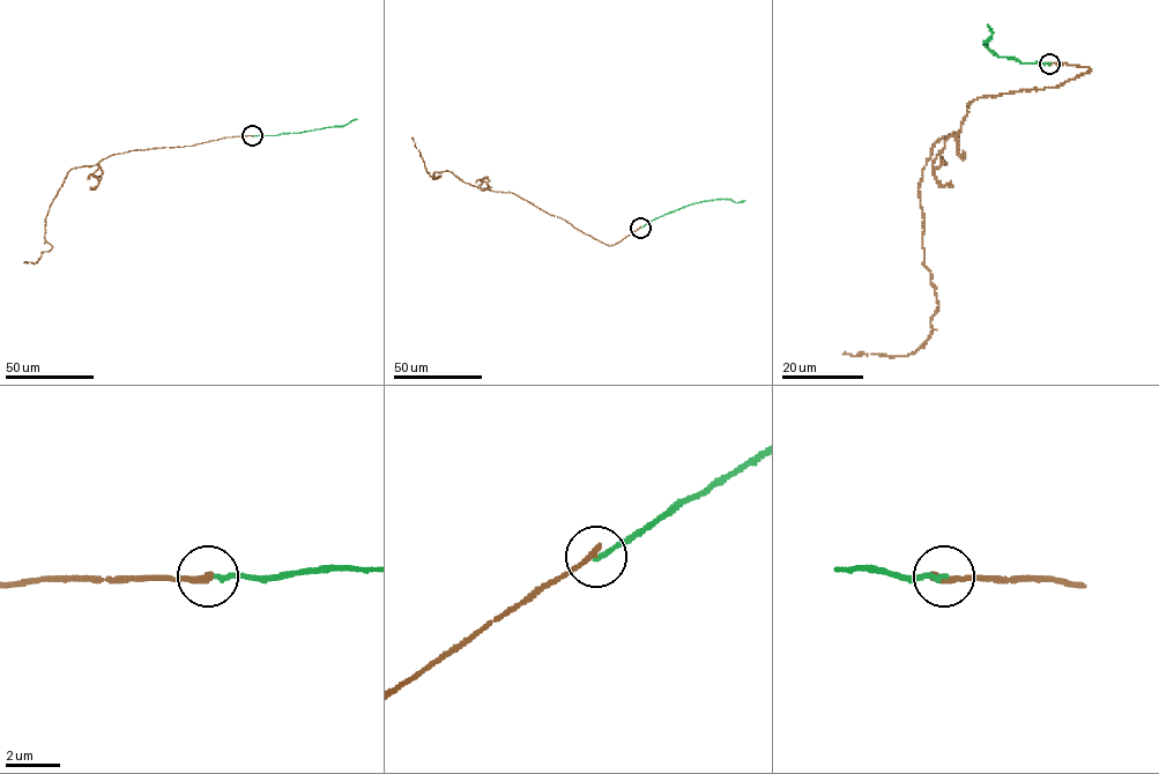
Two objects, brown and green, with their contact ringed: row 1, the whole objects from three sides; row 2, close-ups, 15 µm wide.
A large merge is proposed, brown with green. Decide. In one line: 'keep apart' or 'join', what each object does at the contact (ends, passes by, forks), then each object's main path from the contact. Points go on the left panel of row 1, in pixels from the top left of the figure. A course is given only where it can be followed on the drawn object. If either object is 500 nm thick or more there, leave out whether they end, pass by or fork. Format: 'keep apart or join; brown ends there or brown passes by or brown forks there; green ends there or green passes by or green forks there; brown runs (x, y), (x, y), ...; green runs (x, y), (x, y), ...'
keep apart; brown ends there; green ends there; brown runs (252, 135), (131, 150), (72, 169), (46, 217), (44, 238), (52, 247), (36, 263), (23, 262); green runs (252, 135), (342, 126), (357, 119)

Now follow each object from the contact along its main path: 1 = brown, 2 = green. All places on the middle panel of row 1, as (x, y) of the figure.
1: (640, 227), (608, 245), (514, 194), (473, 186), (447, 170), (433, 179), (440, 176), (430, 176), (411, 138)
2: (640, 227), (692, 203), (715, 199), (745, 200)

